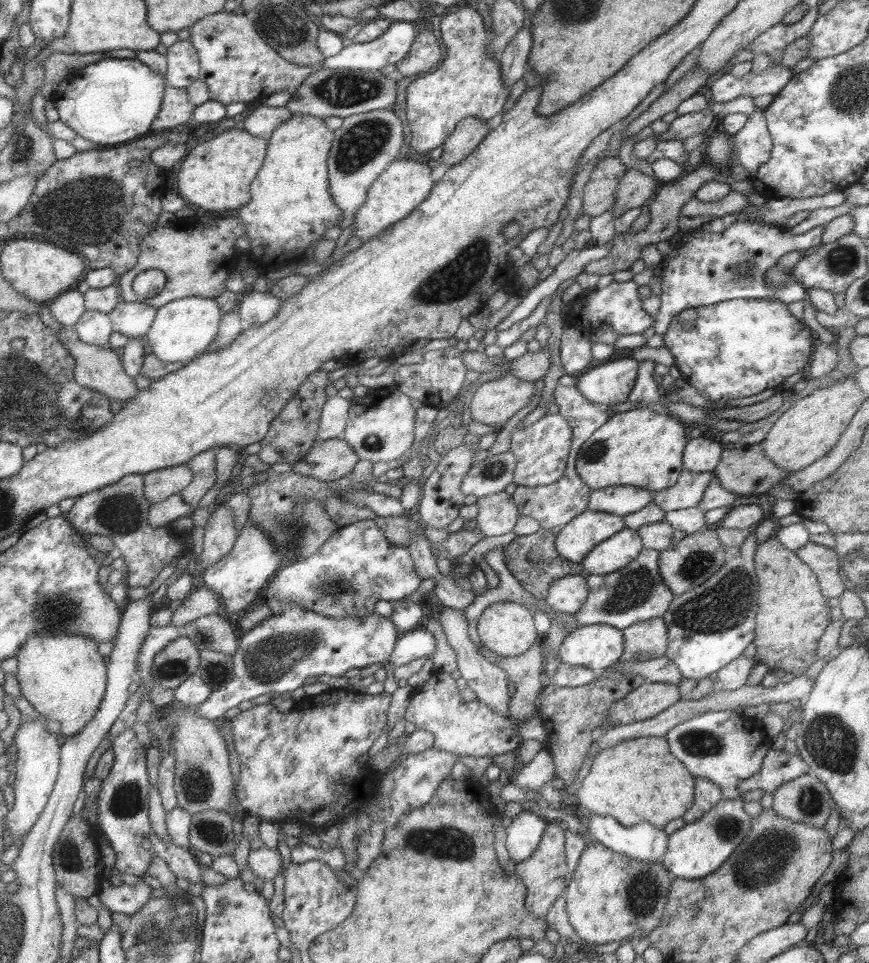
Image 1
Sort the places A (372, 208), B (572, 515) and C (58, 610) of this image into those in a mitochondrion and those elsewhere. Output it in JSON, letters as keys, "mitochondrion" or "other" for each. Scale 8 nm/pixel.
{"A":"other","B":"other","C":"mitochondrion"}

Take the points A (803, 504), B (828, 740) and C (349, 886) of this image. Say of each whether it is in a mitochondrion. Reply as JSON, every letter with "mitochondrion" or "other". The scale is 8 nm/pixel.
{"A":"other","B":"mitochondrion","C":"other"}

